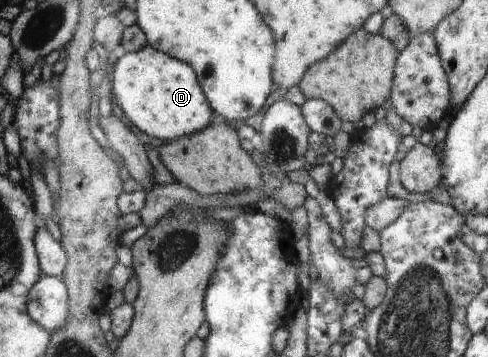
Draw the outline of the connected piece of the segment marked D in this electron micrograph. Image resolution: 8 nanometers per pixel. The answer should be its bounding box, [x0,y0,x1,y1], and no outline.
[108,45,212,142]

